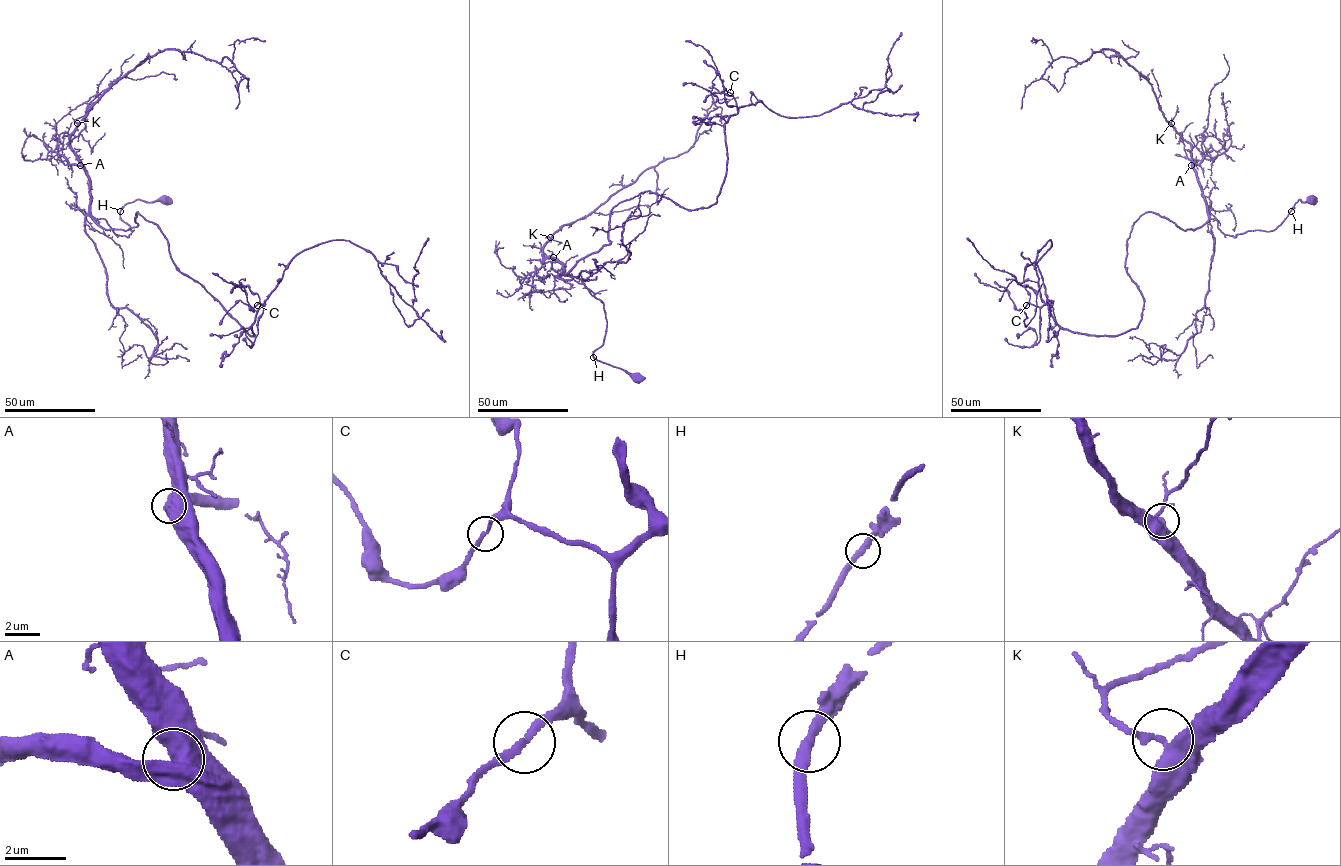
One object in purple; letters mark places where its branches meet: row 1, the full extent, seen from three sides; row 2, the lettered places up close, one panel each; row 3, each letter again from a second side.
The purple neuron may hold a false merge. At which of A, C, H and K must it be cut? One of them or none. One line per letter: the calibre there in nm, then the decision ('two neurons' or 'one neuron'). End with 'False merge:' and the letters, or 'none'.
A: calibre 550 nm; one neuron
C: calibre 190 nm; one neuron
H: calibre 360 nm; one neuron
K: calibre 360 nm; one neuron
False merge: none

